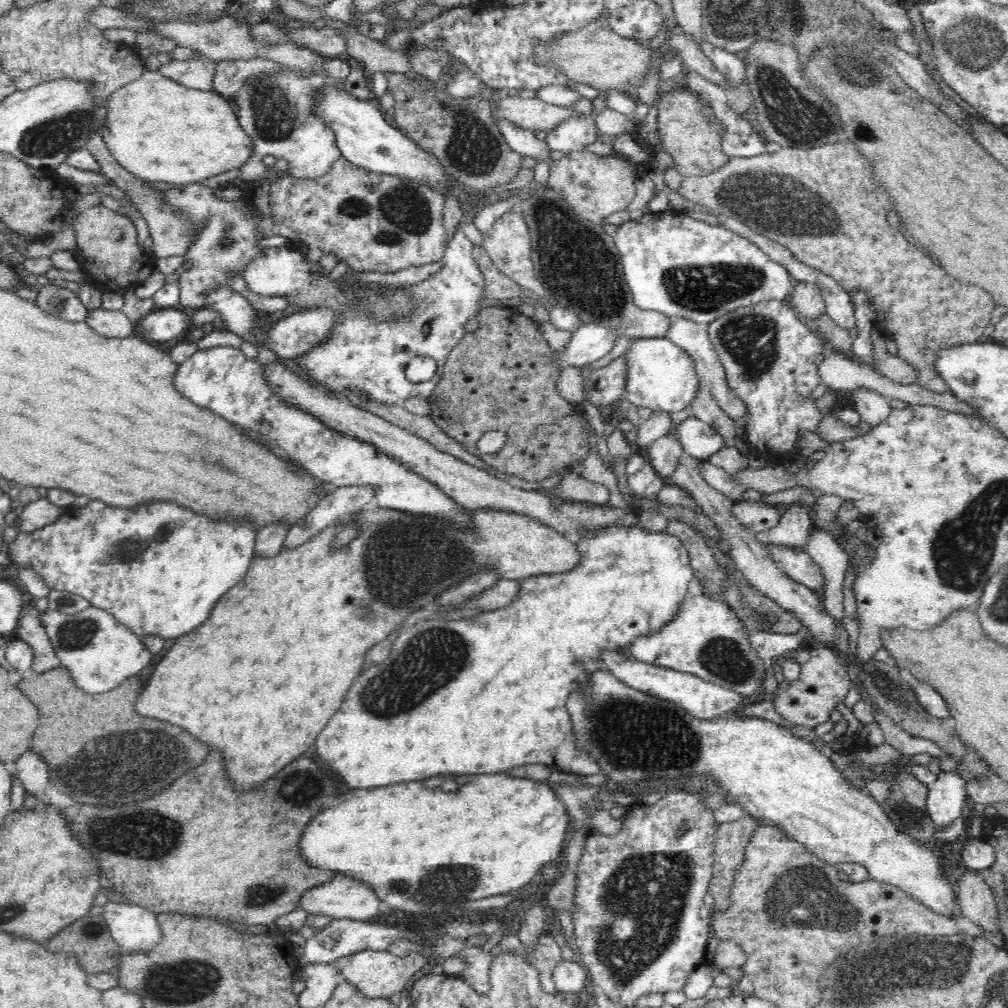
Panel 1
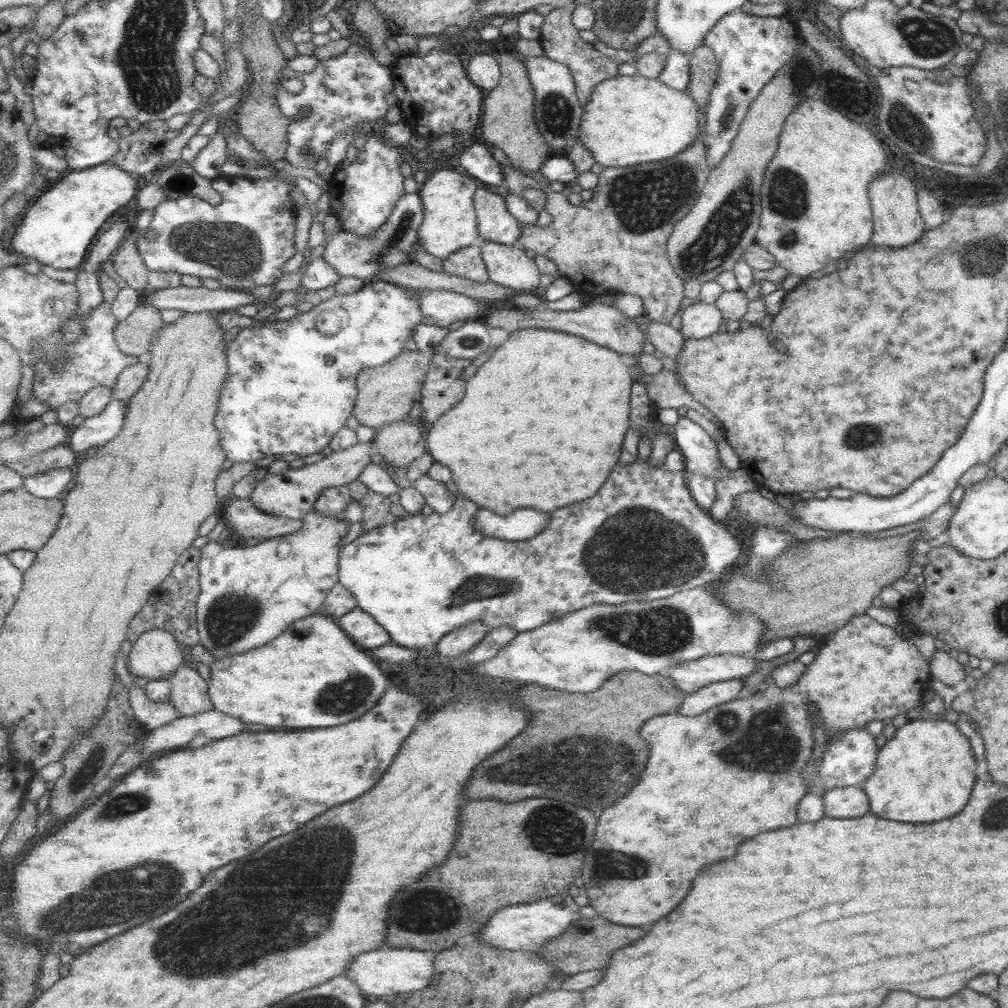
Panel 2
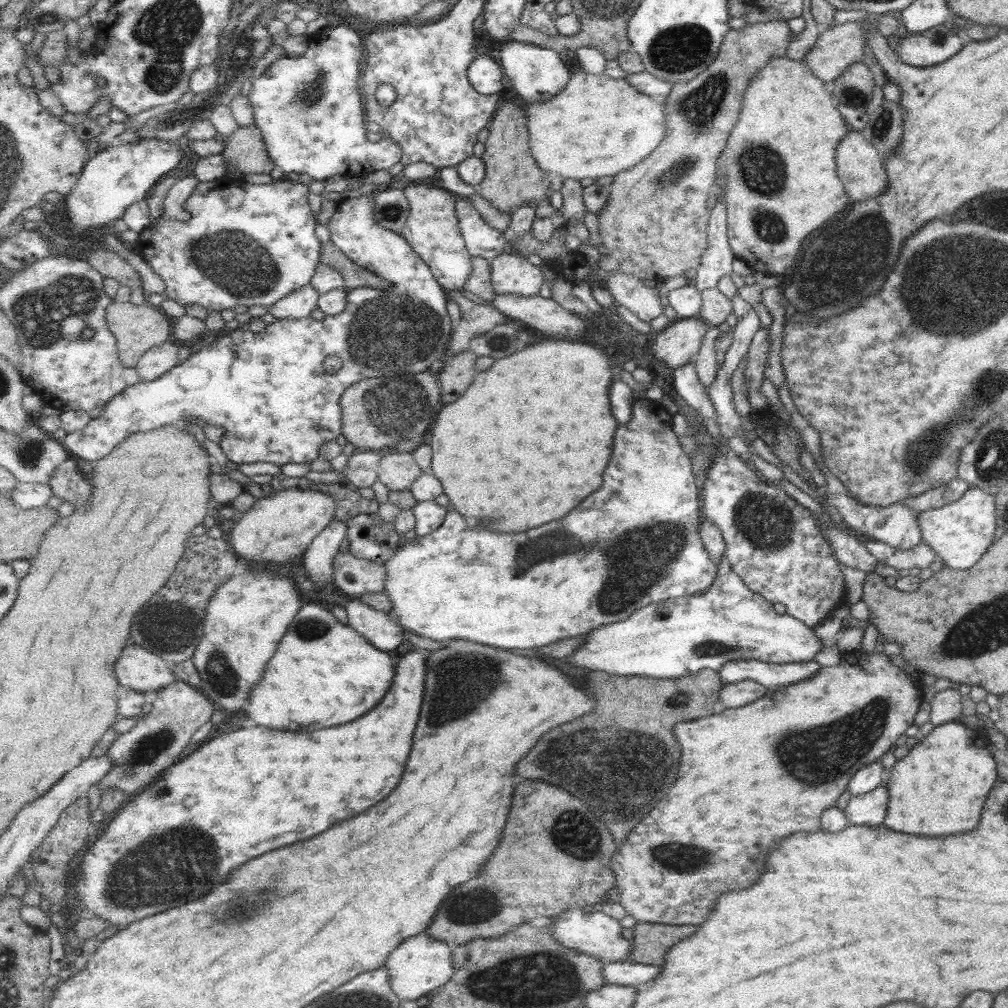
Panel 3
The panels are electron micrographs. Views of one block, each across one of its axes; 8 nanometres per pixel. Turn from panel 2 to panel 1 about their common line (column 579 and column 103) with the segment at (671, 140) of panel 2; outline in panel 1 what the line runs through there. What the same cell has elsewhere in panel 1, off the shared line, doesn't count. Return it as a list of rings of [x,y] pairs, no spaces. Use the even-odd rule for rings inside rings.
[[[146,70],[138,80],[118,88],[109,96],[109,115],[102,138],[121,165],[144,180],[173,185],[198,183],[229,170],[240,170],[252,156],[254,142],[241,127],[233,107],[231,99],[214,90],[188,88],[158,70]]]

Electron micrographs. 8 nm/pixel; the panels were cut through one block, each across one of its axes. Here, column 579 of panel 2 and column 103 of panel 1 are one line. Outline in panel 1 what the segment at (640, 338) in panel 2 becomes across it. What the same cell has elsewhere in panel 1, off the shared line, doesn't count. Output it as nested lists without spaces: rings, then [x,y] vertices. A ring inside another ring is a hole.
[[[99,307],[89,311],[85,321],[98,334],[104,337],[127,338],[134,334],[134,325],[122,310],[108,310]]]

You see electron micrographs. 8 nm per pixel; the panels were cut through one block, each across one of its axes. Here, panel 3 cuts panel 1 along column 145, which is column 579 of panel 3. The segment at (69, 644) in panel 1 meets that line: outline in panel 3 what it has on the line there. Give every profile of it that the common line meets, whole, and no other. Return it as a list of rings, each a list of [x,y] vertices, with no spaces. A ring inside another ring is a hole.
[[[725,553],[719,559],[718,575],[709,590],[695,595],[649,604],[635,611],[627,620],[604,624],[587,634],[587,641],[567,661],[591,672],[607,672],[613,676],[651,676],[653,678],[683,678],[703,670],[718,671],[723,663],[739,659],[755,659],[773,664],[814,660],[821,649],[819,638],[806,624],[787,614],[777,614],[772,604],[747,588],[746,583],[731,568]]]

